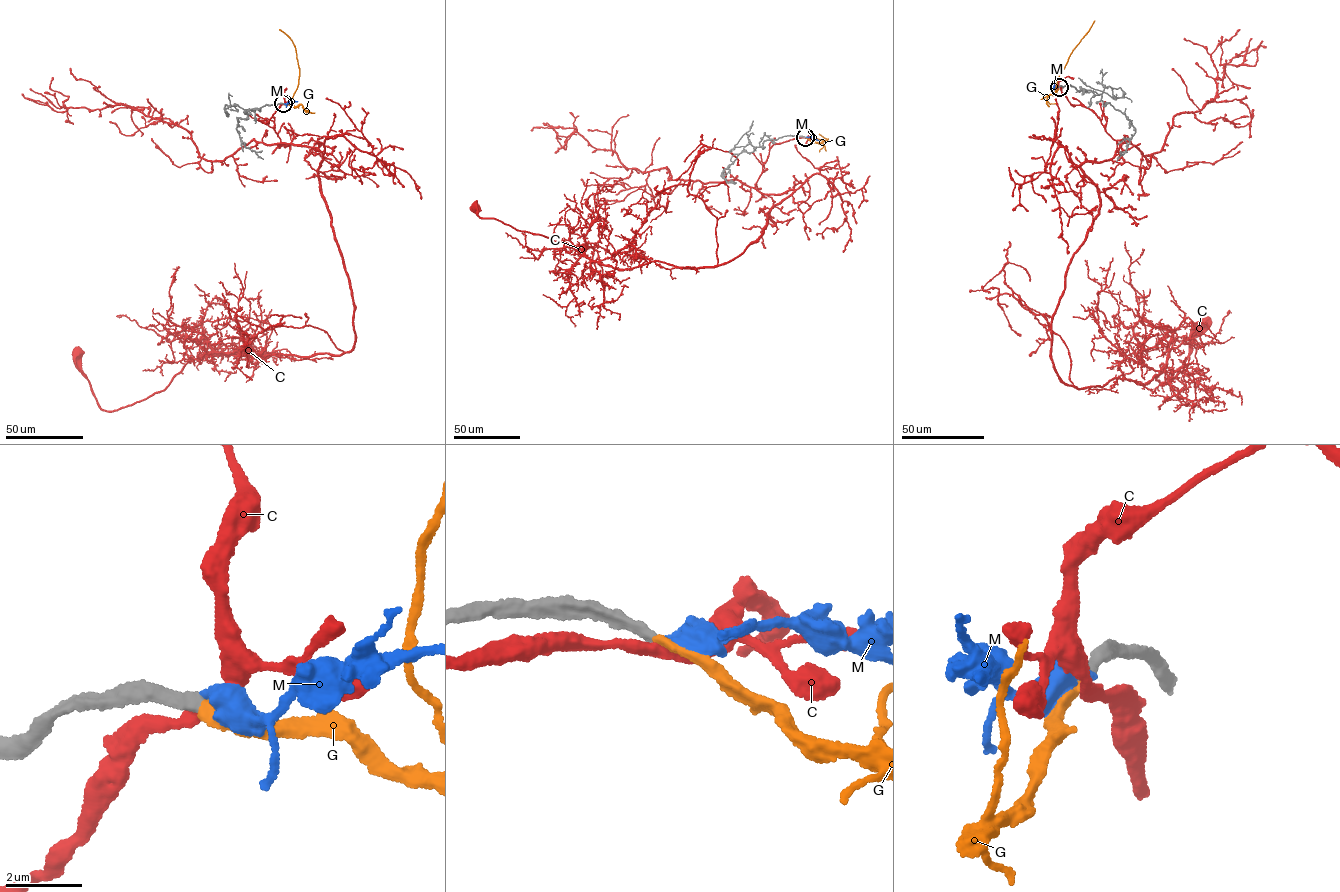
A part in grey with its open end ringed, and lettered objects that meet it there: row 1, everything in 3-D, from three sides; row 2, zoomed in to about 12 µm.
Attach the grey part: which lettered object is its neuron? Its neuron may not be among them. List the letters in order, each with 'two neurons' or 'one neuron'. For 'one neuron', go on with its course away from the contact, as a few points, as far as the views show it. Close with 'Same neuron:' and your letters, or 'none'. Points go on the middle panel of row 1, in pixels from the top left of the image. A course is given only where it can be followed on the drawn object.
C: two neurons
G: one neuron; course (805, 137), (812, 141), (828, 139), (819, 134)
M: two neurons
Same neuron: G

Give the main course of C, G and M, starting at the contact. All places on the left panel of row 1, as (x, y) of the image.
C: (283, 103), (262, 121), (282, 142), (322, 153), (354, 348), (212, 351), (109, 411), (76, 353)
G: (283, 103), (293, 106), (292, 97), (298, 85), (299, 68), (292, 41), (279, 29)
M: (283, 103), (298, 101)

